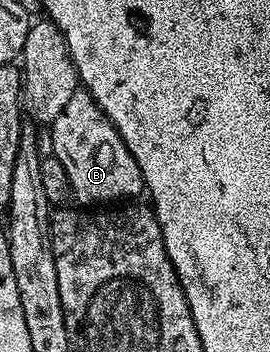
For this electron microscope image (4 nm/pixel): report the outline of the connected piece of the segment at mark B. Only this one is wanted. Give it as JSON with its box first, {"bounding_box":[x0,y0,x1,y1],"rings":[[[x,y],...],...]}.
{"bounding_box":[49,92,145,202],"rings":[[[78,92],[71,96],[71,100],[67,100],[67,106],[59,112],[59,116],[55,116],[50,130],[53,130],[49,134],[53,141],[52,157],[57,158],[67,171],[67,180],[74,199],[78,198],[81,202],[113,202],[116,198],[133,200],[137,193],[145,190],[145,181],[135,156],[131,156],[127,144],[123,144],[111,120],[98,108],[97,101],[88,92]]]}

